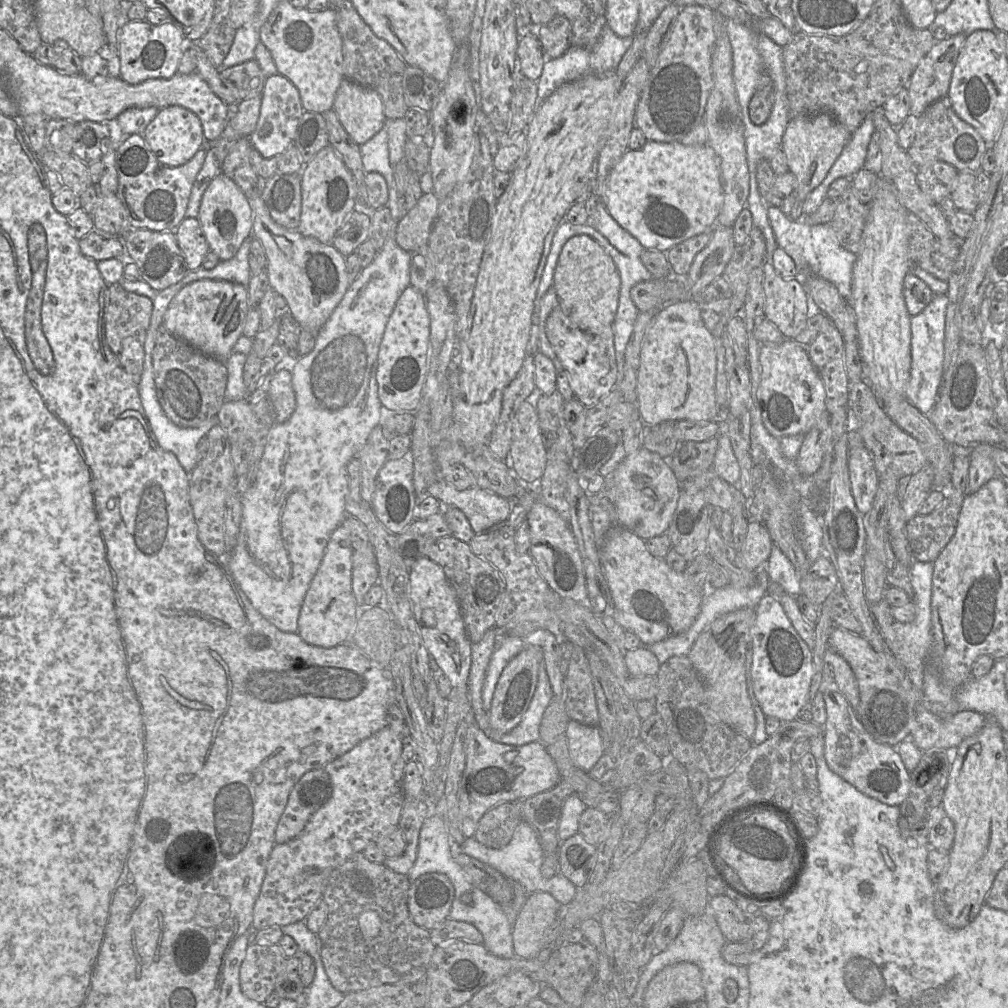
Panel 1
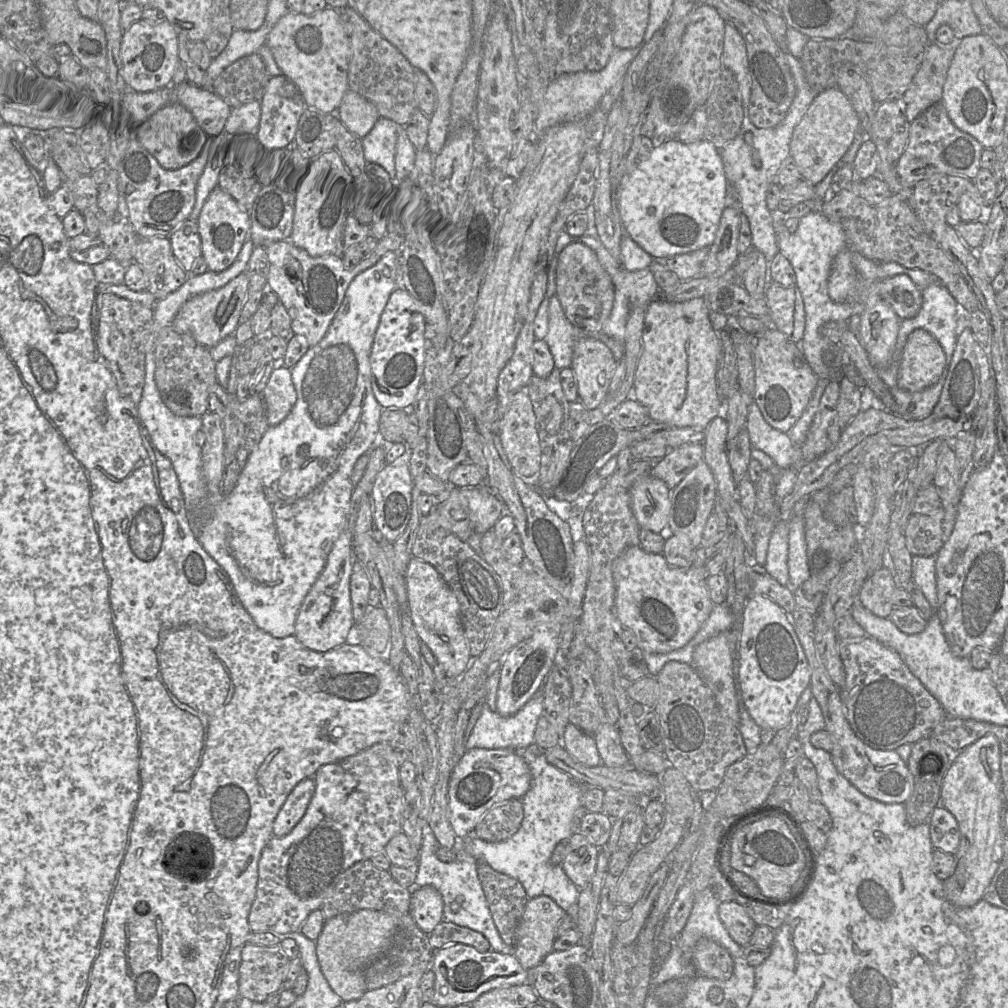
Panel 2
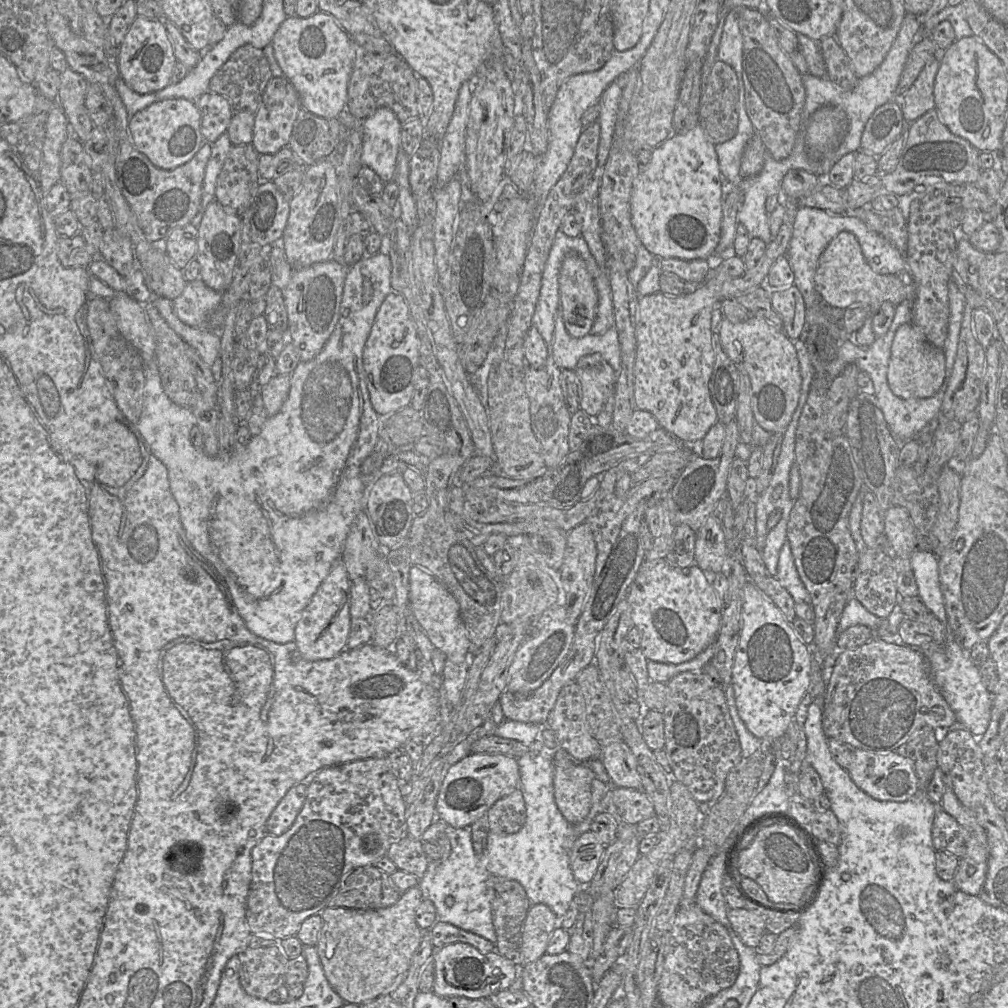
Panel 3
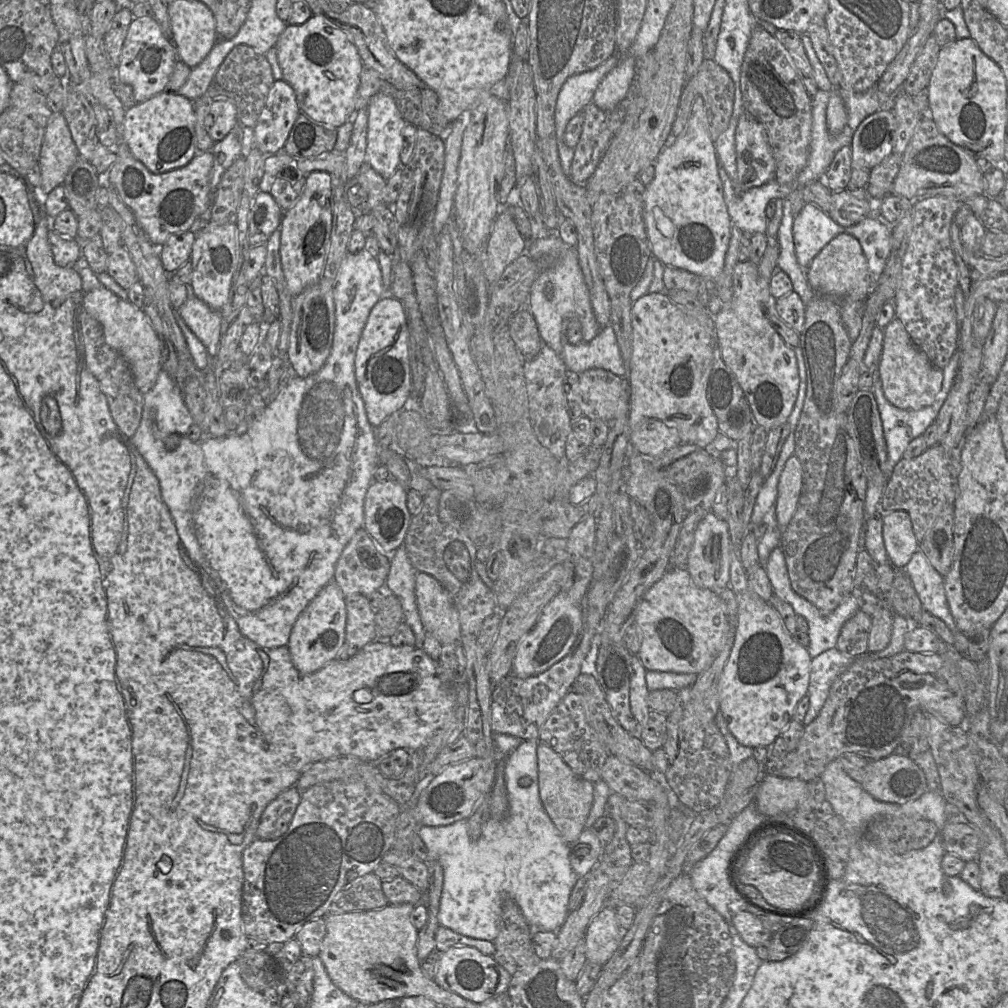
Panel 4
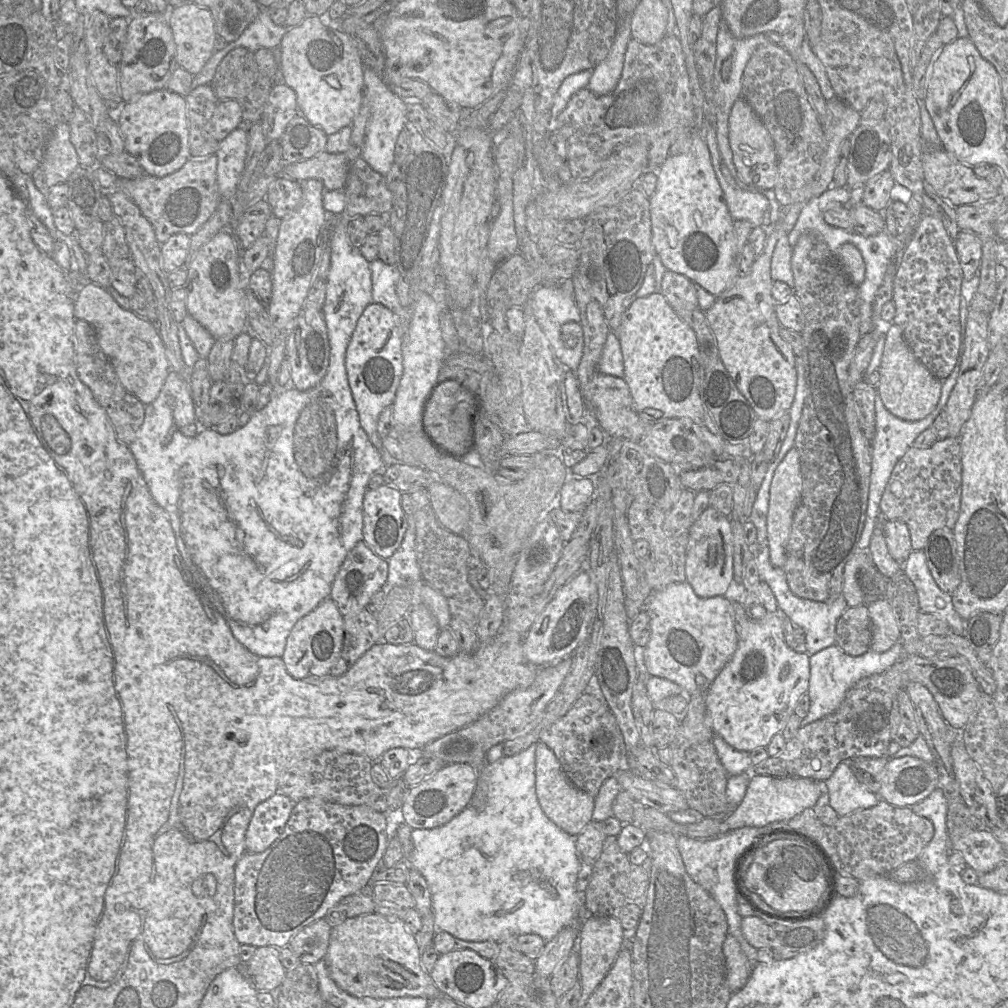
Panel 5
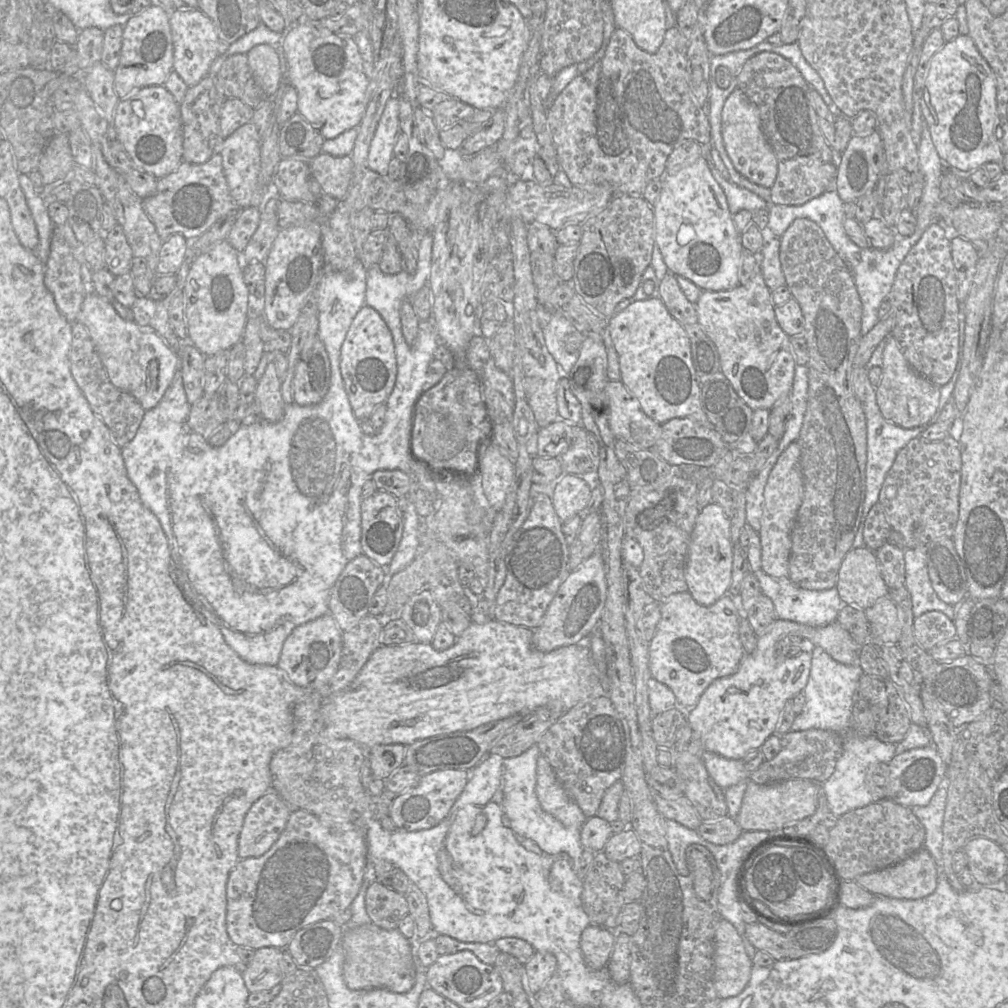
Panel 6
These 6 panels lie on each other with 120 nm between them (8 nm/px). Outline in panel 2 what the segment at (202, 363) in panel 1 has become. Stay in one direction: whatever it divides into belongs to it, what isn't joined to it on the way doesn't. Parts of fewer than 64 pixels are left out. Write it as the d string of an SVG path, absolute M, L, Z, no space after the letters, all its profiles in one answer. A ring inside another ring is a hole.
M171 325L163 327L156 336L155 381L166 407L181 417L203 416L208 409L208 389L217 382L216 362L208 348L186 333L176 332Z

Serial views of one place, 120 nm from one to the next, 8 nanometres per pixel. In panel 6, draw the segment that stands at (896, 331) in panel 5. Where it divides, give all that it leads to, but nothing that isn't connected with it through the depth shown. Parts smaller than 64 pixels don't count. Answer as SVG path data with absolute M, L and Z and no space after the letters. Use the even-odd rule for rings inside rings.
M889 335L883 350L882 375L875 387L877 405L883 417L895 425L911 429L928 422L939 405L940 387L919 373L908 363L897 340Z

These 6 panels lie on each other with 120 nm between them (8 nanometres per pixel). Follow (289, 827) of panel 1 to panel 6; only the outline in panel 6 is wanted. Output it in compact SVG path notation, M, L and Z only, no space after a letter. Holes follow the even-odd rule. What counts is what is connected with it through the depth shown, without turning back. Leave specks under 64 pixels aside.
M273 790L258 798L246 812L237 841L239 859L265 854L285 829L292 808Z

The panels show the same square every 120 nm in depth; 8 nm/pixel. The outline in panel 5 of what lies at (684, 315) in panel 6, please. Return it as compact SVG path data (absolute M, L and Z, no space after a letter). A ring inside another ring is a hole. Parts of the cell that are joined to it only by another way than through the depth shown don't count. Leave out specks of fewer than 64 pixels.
M665 270L660 292L675 310L693 310L698 307L695 284L686 276Z

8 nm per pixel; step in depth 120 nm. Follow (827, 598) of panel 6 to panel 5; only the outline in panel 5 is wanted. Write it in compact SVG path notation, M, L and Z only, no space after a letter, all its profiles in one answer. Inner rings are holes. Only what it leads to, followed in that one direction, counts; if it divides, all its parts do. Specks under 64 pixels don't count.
M768 545L759 546L755 558L760 580L766 582L770 586L777 600L778 612L784 617L788 617L795 626L800 626L804 629L806 634L806 652L808 655L811 656L824 648L836 644L836 624L839 617L848 607L843 595L840 594L831 602L819 602L801 598L790 590L784 568L775 567L771 563Z

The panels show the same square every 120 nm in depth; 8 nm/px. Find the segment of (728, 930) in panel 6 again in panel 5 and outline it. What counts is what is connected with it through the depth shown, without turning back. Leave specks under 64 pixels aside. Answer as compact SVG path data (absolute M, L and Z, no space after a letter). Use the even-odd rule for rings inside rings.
M730 933L723 943L723 955L727 986L732 993L736 993L748 982L752 973L752 966L740 943Z

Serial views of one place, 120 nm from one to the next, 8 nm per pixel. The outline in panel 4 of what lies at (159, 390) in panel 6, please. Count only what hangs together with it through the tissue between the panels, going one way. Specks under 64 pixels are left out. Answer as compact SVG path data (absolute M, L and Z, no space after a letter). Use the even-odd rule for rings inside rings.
M104 286L83 294L82 309L102 327L105 341L118 351L130 365L135 384L142 394L156 383L161 371L161 343L153 326L141 308L121 299Z

